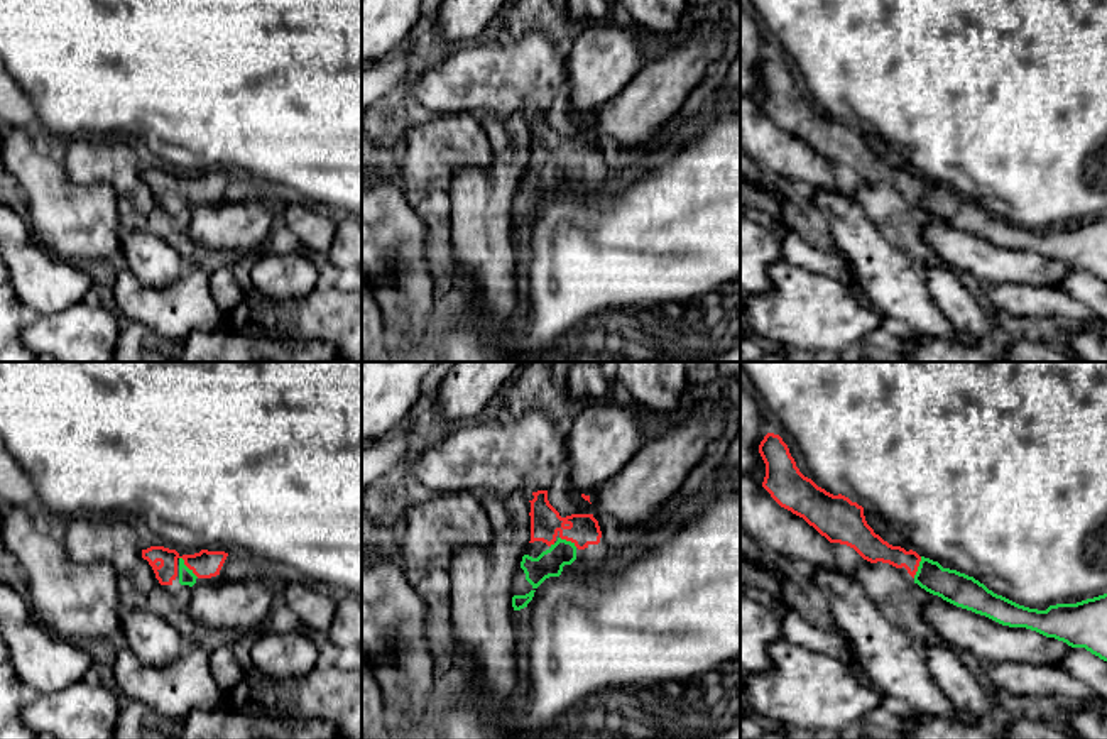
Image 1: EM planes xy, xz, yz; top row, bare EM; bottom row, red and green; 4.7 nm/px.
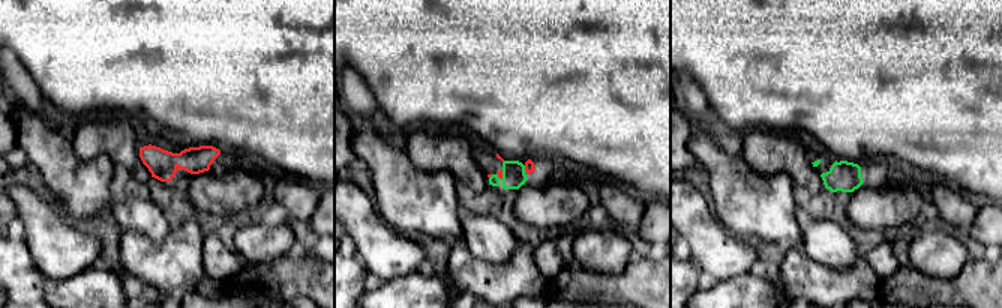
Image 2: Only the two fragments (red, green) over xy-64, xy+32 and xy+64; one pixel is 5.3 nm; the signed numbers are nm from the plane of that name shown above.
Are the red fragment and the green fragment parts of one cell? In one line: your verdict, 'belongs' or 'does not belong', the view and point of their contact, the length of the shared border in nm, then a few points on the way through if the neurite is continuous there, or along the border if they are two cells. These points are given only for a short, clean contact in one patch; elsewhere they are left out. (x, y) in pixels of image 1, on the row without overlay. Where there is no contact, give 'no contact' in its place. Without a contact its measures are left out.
belongs | xy (188, 188) | 140 nm | across xy (205, 185), (188, 188), (186, 198)

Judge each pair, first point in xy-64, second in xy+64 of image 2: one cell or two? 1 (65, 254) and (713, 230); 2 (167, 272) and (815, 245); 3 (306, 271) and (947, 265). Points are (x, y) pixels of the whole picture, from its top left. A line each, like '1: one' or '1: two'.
1: one
2: two
3: two

